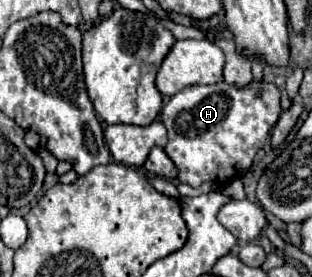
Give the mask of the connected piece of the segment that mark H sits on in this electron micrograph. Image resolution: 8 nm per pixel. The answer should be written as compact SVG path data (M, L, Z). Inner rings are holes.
M252 80L244 88L218 82L212 86L188 86L180 90L168 100L160 114L160 120L168 130L168 144L164 146L164 150L178 168L178 180L190 184L192 188L198 188L202 182L226 184L236 176L242 178L250 170L256 152L268 140L280 114L282 114L280 88L266 80Z

